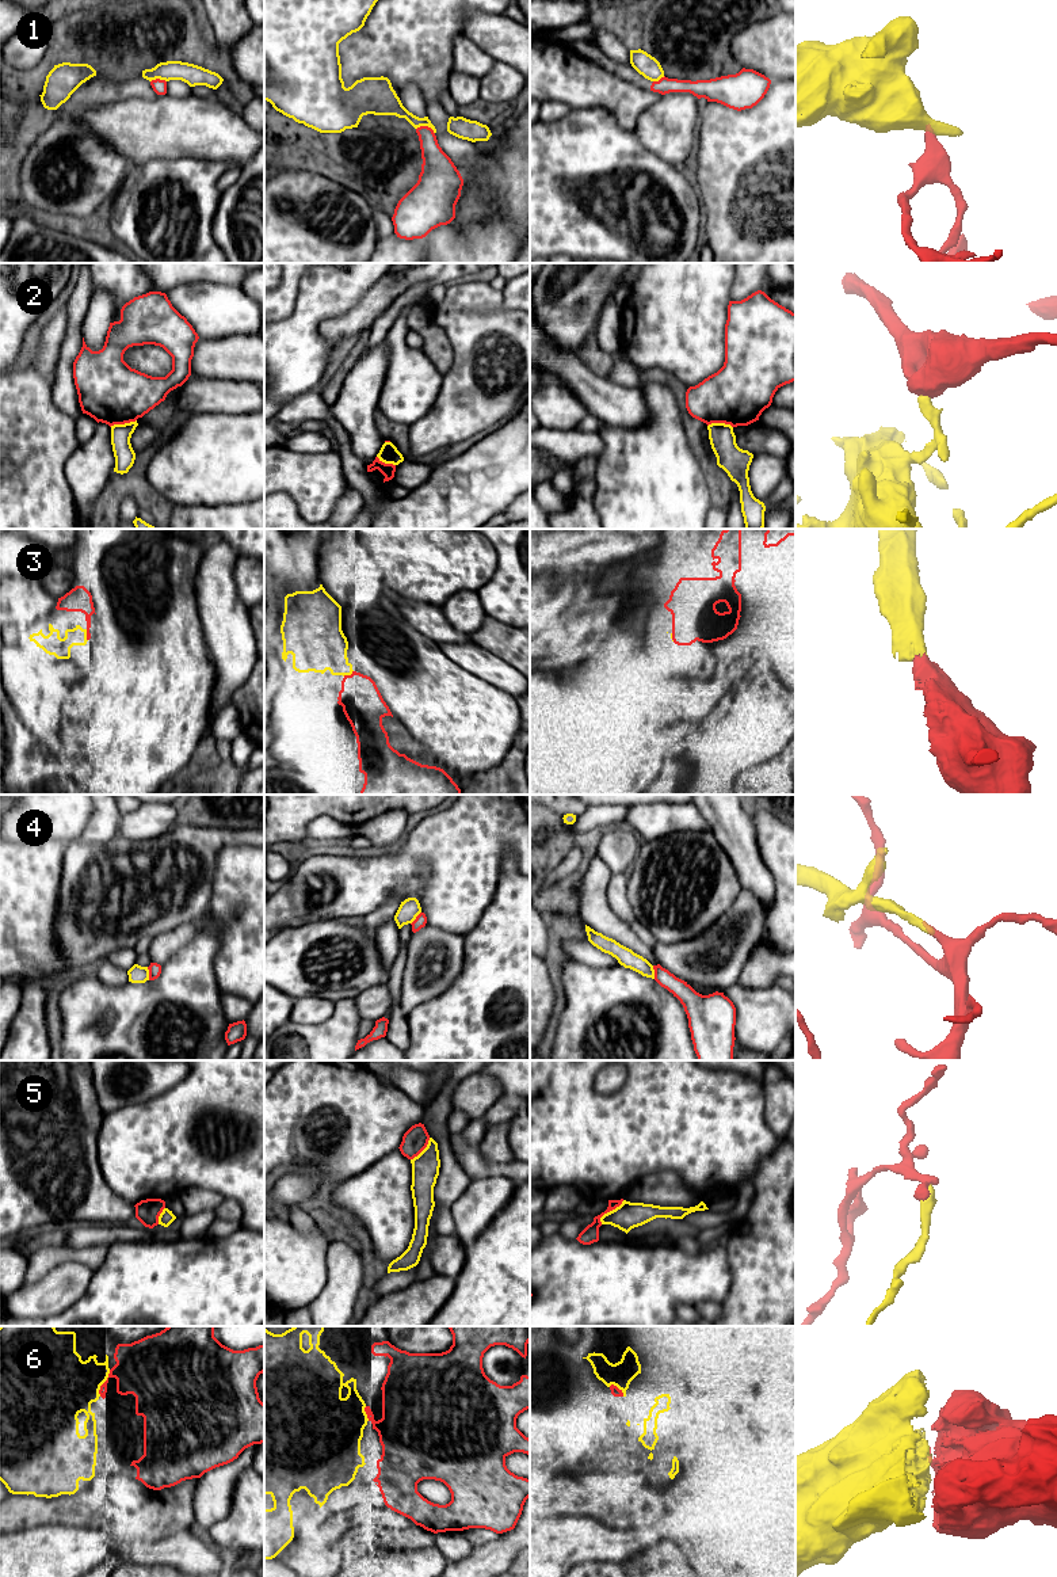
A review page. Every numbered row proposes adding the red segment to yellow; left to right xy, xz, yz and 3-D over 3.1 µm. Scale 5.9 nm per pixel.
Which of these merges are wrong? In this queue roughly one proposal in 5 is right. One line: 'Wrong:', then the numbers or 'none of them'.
Wrong: 1, 2, 4, 5

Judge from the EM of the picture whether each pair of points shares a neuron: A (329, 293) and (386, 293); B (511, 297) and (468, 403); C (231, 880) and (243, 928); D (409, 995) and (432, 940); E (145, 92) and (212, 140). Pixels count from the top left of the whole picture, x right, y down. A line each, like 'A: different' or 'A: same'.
A: different
B: different
C: same
D: same
E: different

